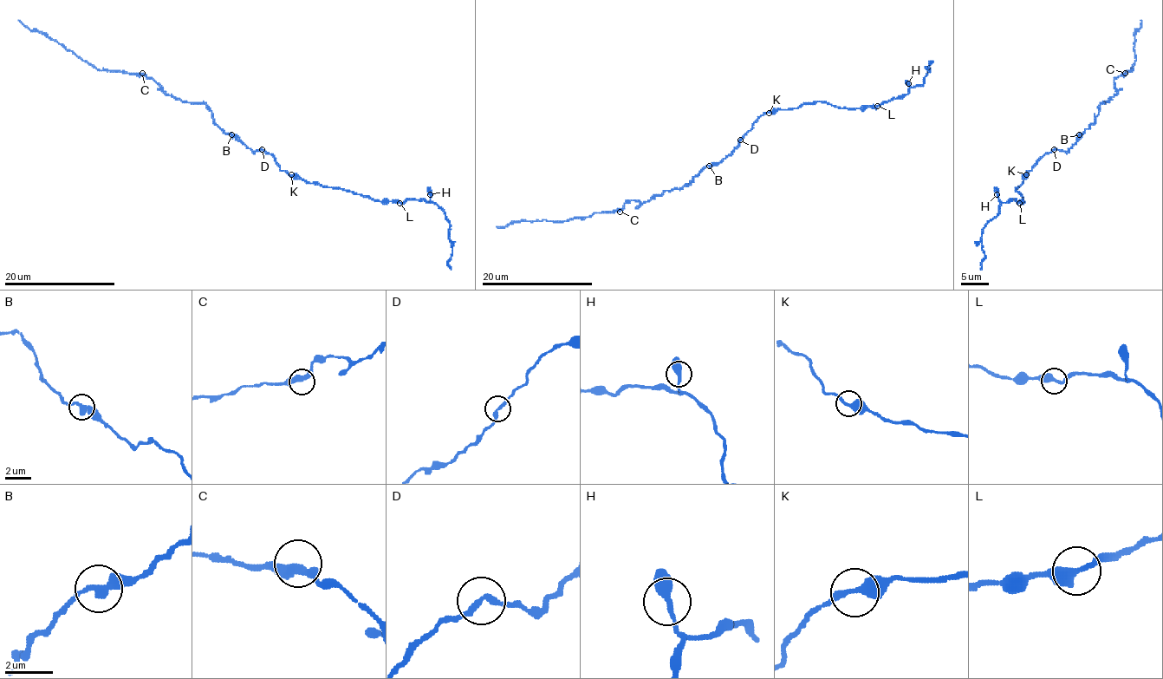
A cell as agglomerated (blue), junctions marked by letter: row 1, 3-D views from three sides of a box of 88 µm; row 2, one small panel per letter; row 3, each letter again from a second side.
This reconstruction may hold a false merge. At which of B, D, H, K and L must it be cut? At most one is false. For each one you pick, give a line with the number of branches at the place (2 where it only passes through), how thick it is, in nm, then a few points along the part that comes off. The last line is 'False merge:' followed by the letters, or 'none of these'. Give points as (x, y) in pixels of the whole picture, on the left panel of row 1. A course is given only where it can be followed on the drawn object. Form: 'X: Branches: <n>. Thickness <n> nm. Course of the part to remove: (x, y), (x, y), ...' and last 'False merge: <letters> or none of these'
False merge: none of these

